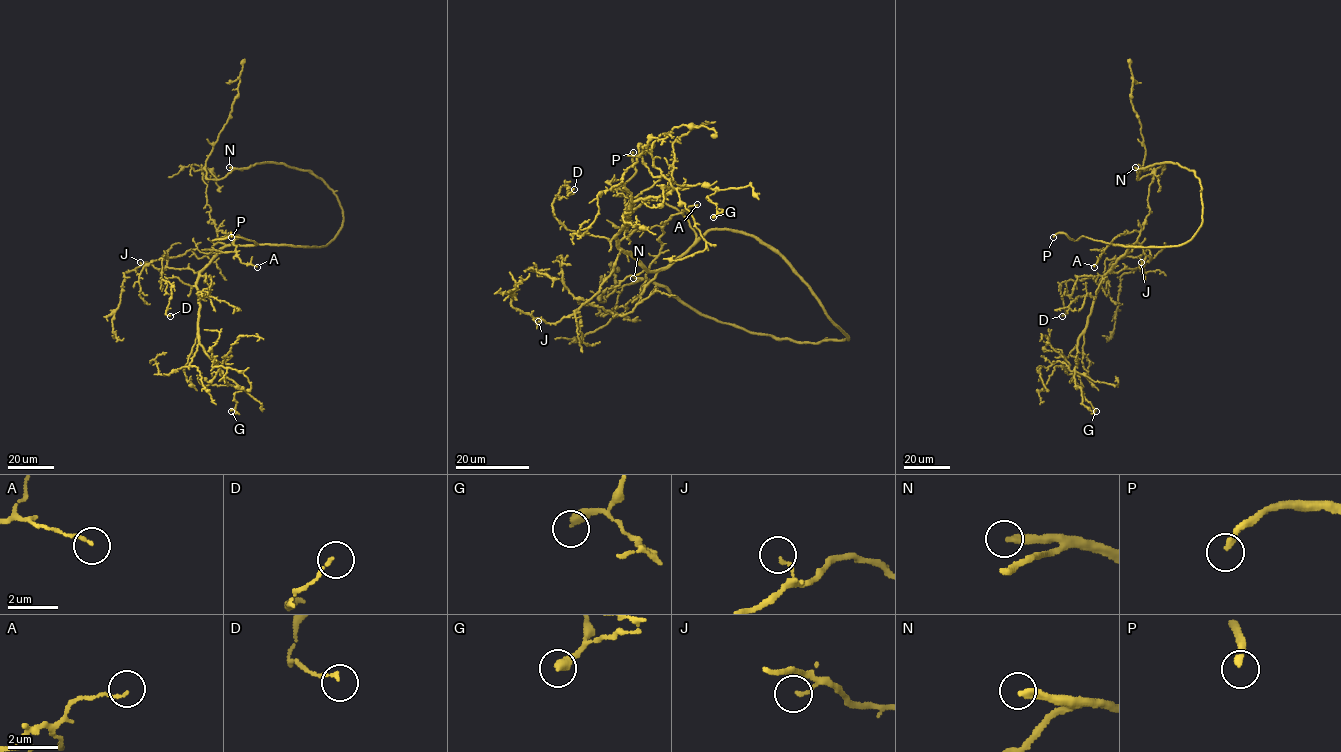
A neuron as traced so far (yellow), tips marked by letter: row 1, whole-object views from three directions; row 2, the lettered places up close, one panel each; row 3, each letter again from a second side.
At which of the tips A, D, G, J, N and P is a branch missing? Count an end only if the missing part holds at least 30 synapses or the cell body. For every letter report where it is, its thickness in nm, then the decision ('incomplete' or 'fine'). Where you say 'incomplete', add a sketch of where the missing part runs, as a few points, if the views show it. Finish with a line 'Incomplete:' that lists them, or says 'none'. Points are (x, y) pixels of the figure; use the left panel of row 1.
A: place (257, 267); calibre 100 nm; fine
D: place (170, 316); calibre 130 nm; fine
G: place (231, 411); calibre 380 nm; fine
J: place (140, 262); calibre 140 nm; fine
N: place (229, 167); calibre 300 nm; incomplete; course (229, 167), (135, 118), (140, 73), (151, 64), (173, 63), (185, 71), (233, 66)
P: place (231, 237); calibre 240 nm; incomplete; course (231, 237), (228, 251)
Incomplete: N, P

